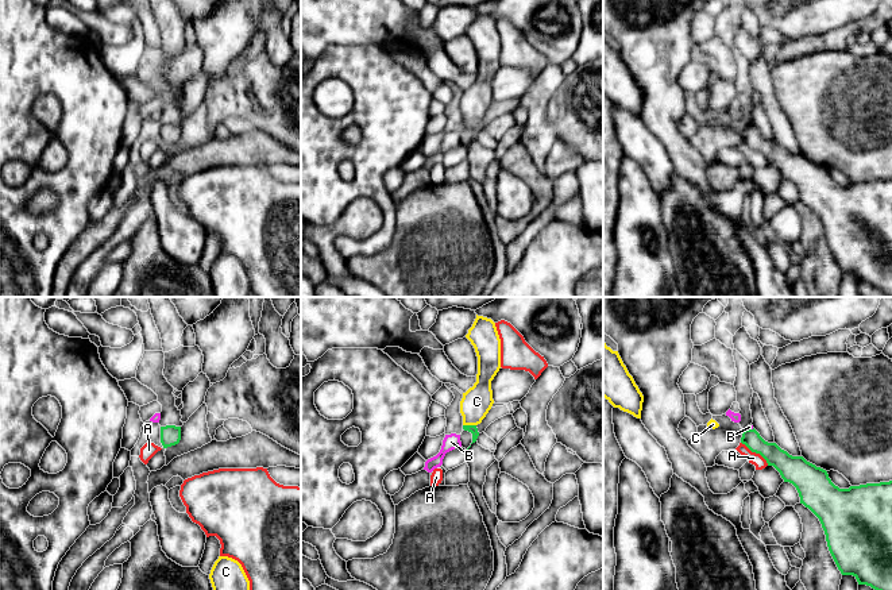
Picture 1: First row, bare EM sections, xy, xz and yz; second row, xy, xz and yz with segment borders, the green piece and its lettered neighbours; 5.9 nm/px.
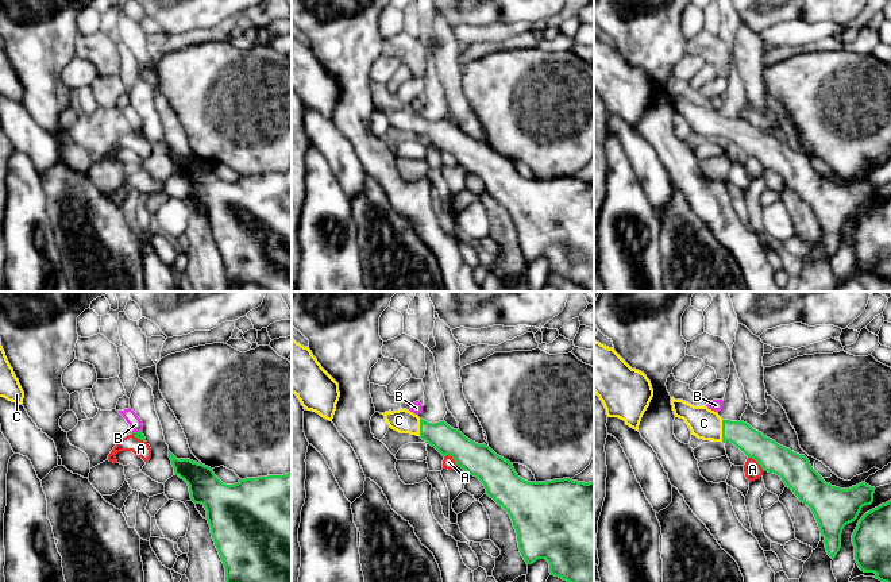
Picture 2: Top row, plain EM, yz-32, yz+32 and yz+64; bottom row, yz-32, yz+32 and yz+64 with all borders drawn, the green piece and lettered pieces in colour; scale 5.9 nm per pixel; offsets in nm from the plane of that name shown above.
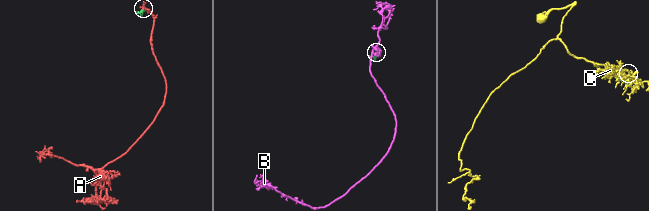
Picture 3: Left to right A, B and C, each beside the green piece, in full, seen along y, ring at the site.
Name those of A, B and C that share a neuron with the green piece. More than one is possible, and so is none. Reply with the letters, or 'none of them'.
C

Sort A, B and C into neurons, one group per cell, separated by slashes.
A / B / C

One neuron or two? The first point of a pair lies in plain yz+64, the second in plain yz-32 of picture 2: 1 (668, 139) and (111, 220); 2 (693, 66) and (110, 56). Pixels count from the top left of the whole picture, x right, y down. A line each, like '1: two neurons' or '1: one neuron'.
1: two neurons
2: two neurons

